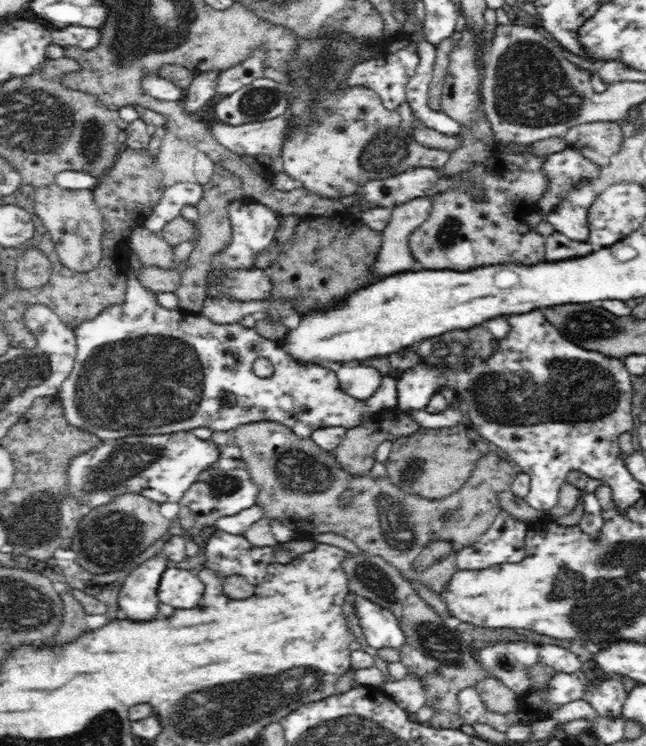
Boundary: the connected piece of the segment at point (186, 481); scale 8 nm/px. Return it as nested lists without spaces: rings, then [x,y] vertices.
[[[189,431],[148,436],[128,436],[104,441],[72,457],[68,464],[69,494],[88,509],[107,505],[120,494],[140,494],[158,504],[178,502],[190,485],[219,457],[221,447],[199,440]]]

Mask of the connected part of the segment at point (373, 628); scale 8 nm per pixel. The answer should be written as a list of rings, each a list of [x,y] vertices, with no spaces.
[[[357,598],[355,608],[366,642],[372,648],[399,648],[406,642],[395,614],[366,598]]]

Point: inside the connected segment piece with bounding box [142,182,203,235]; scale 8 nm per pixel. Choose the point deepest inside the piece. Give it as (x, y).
(175, 197)

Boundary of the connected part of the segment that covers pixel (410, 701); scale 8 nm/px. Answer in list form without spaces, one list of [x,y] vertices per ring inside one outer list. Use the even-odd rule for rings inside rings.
[[[407,674],[403,680],[394,682],[381,682],[376,688],[380,688],[384,694],[390,697],[400,708],[403,708],[410,718],[427,701],[427,690],[424,690],[424,679],[415,674]]]

